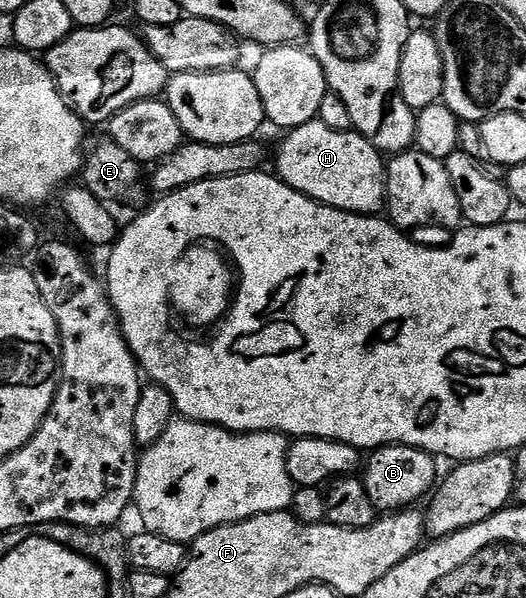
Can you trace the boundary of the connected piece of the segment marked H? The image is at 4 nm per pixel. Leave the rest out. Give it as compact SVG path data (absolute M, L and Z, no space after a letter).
M321 120L308 121L303 127L290 129L284 134L281 146L277 149L276 176L288 183L295 191L307 195L312 201L321 205L330 205L342 209L344 213L377 215L386 208L385 170L386 158L365 137L356 131L344 133L331 131Z

